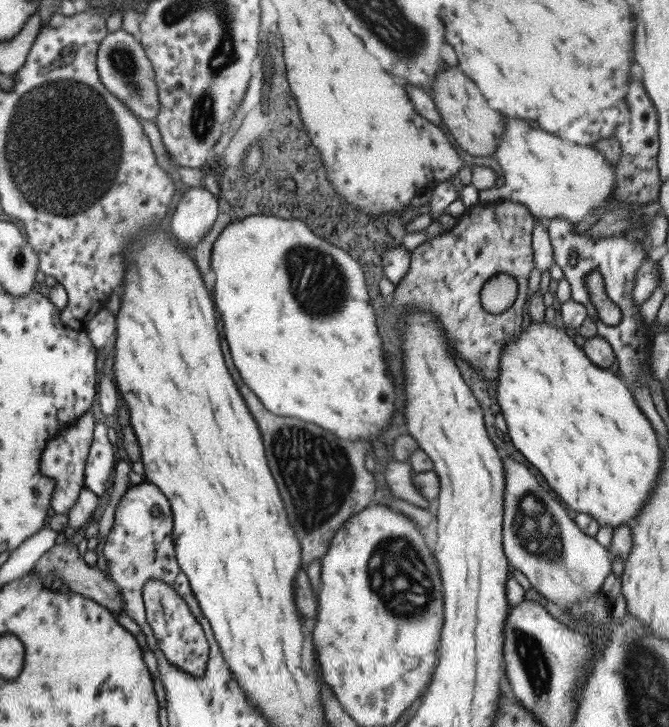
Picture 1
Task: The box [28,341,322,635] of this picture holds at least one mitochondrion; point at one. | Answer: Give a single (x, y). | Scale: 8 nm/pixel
(138, 556)

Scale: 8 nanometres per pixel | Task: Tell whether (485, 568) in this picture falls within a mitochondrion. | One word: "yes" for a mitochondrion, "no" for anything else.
no

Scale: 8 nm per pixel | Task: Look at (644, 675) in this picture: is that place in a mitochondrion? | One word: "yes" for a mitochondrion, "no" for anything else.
yes

